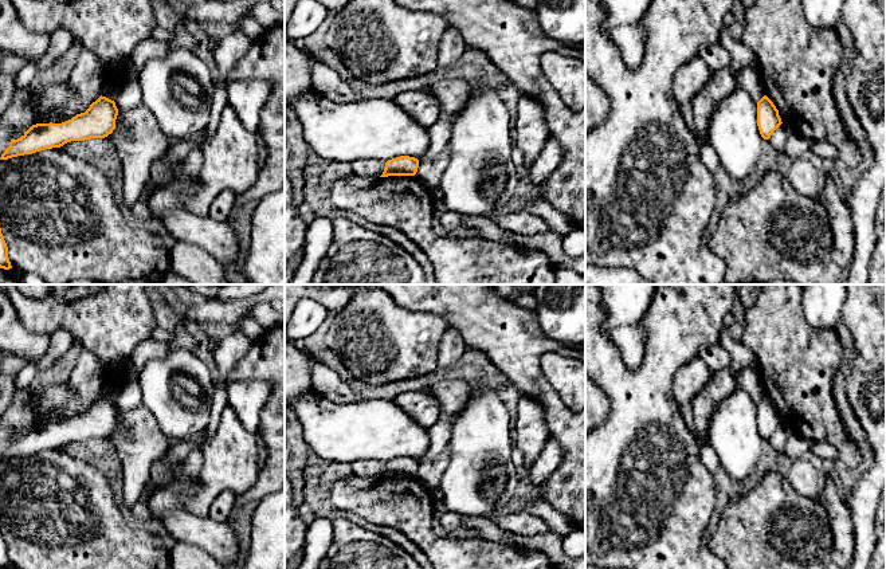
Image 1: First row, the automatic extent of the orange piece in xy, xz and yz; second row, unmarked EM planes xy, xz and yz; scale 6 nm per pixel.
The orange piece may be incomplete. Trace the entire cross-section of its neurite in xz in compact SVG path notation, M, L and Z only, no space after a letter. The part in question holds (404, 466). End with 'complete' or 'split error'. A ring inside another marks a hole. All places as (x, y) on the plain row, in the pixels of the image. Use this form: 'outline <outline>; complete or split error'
outline M400 456L385 463L385 470L380 478L388 476L415 476L419 460L409 456Z; complete

